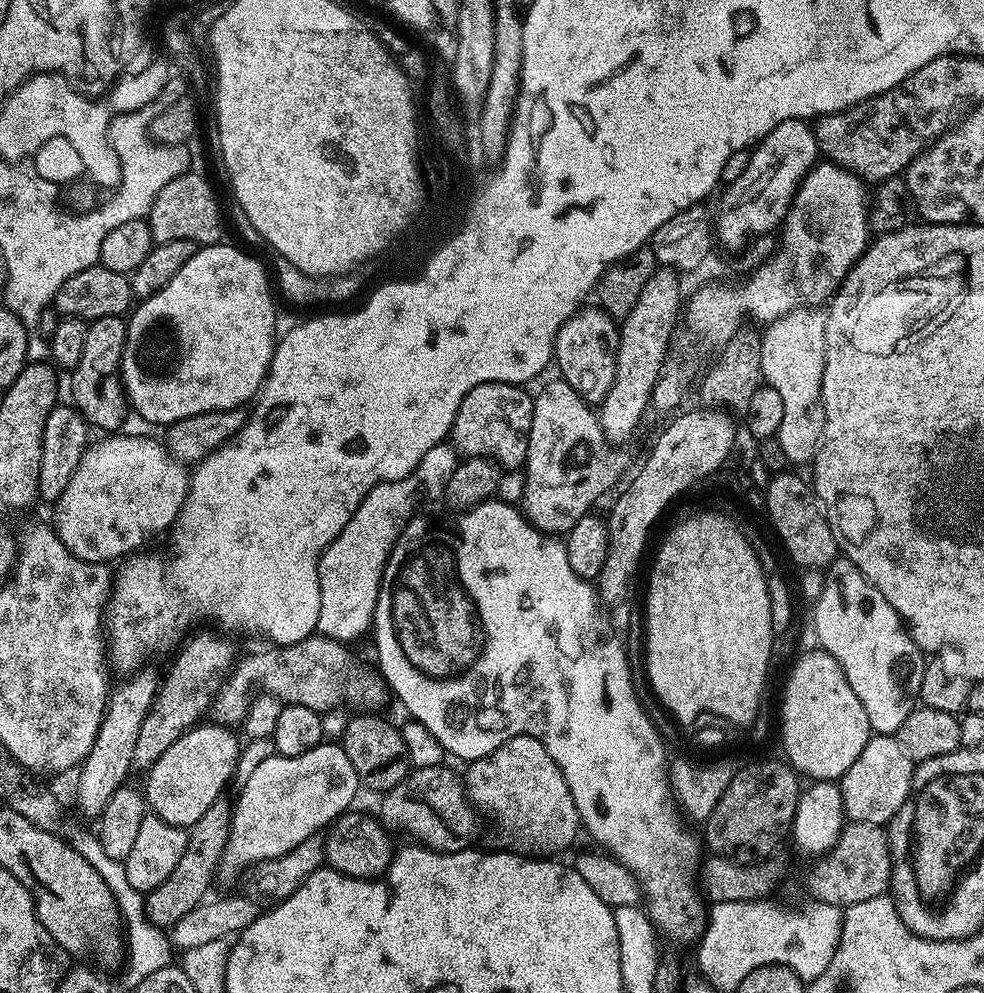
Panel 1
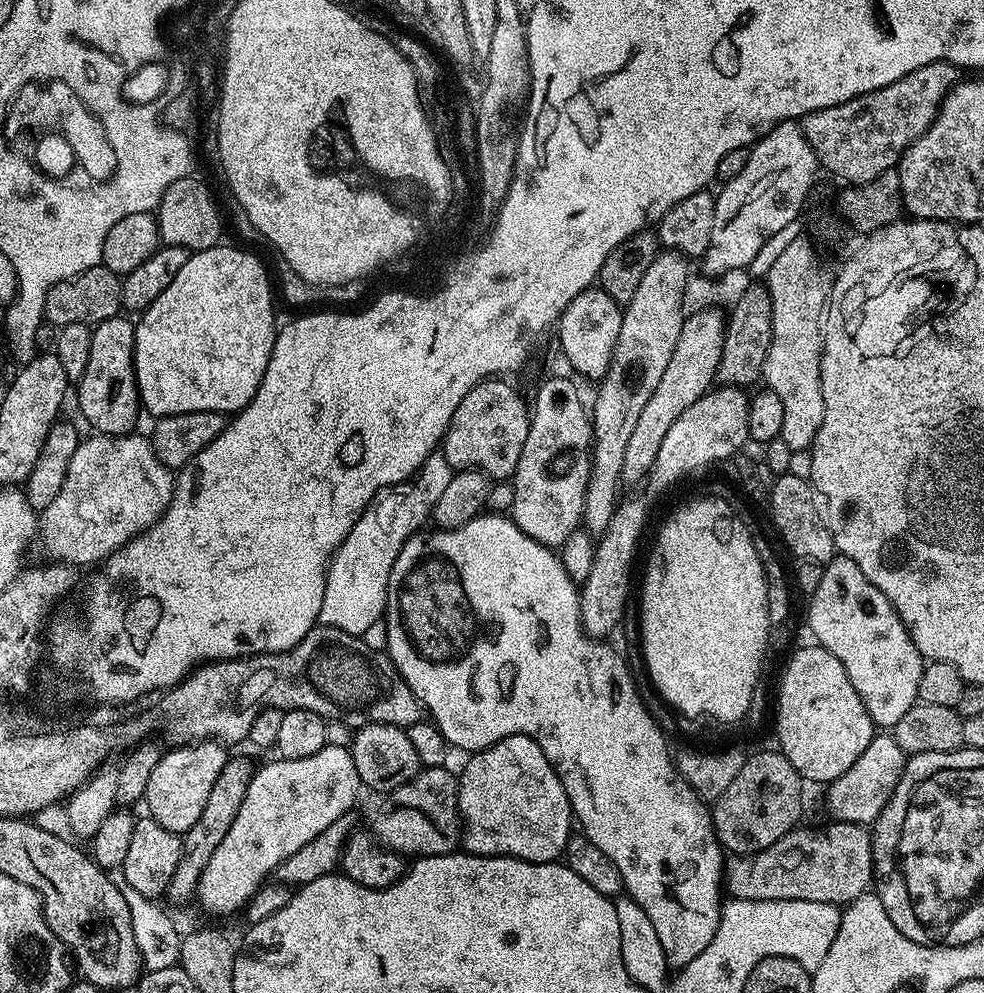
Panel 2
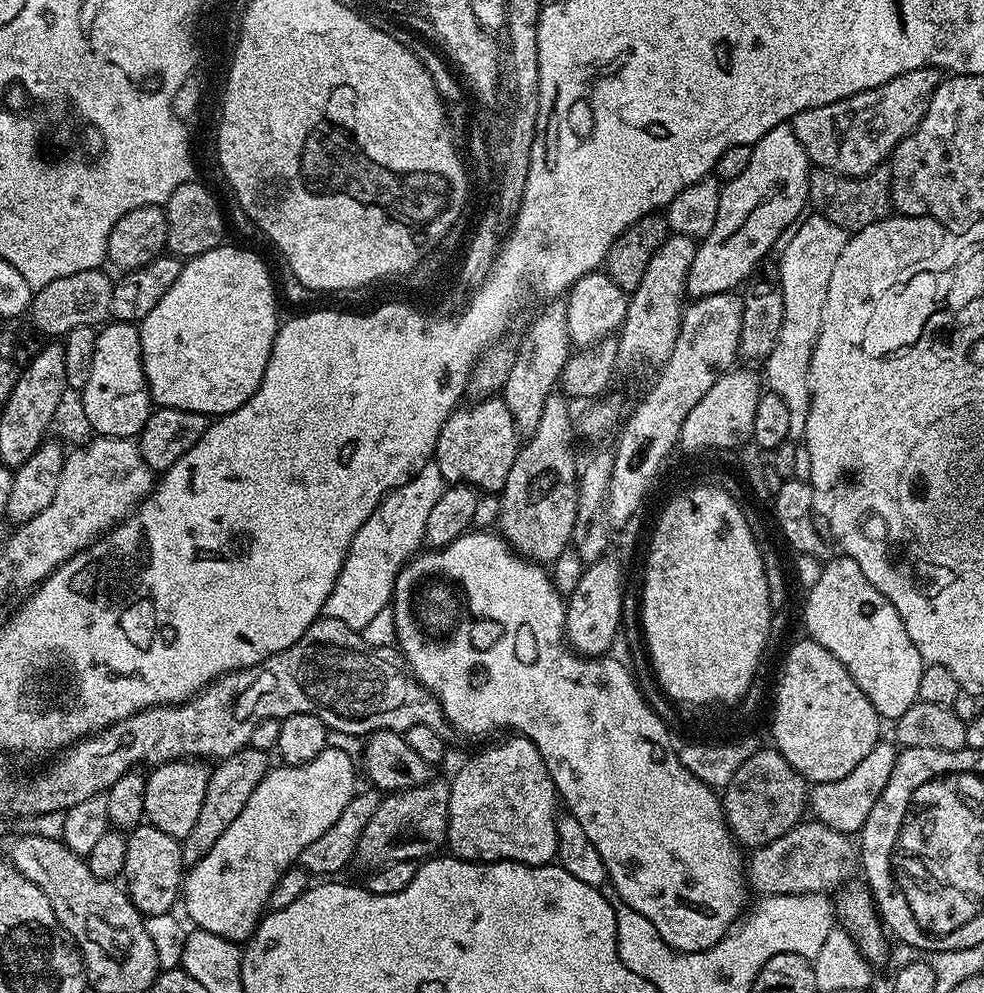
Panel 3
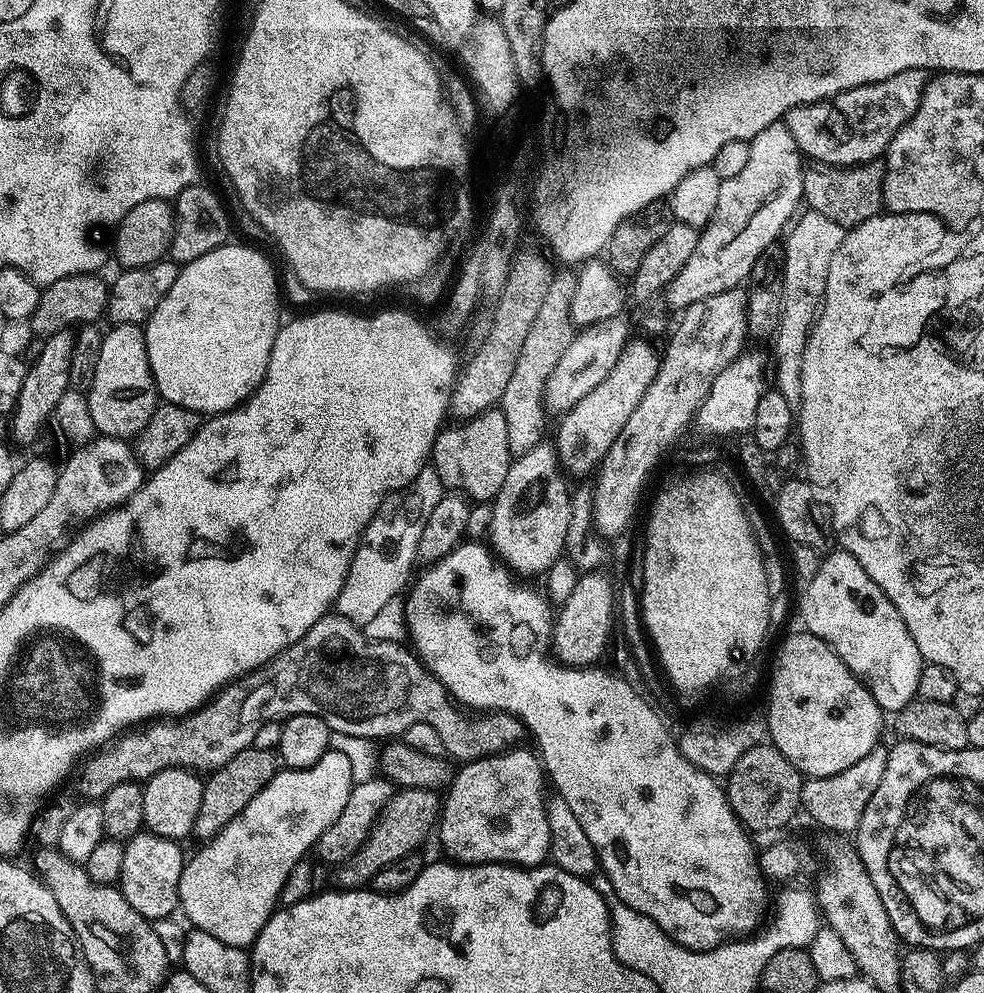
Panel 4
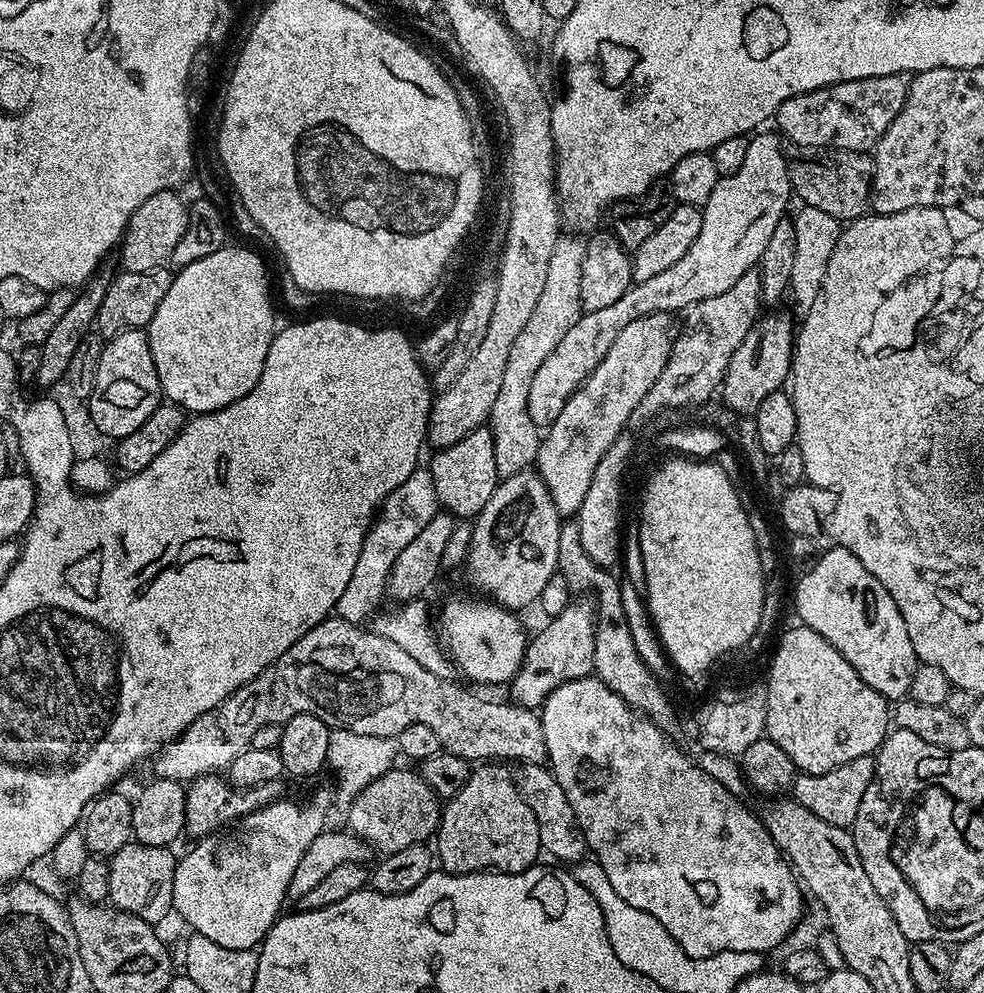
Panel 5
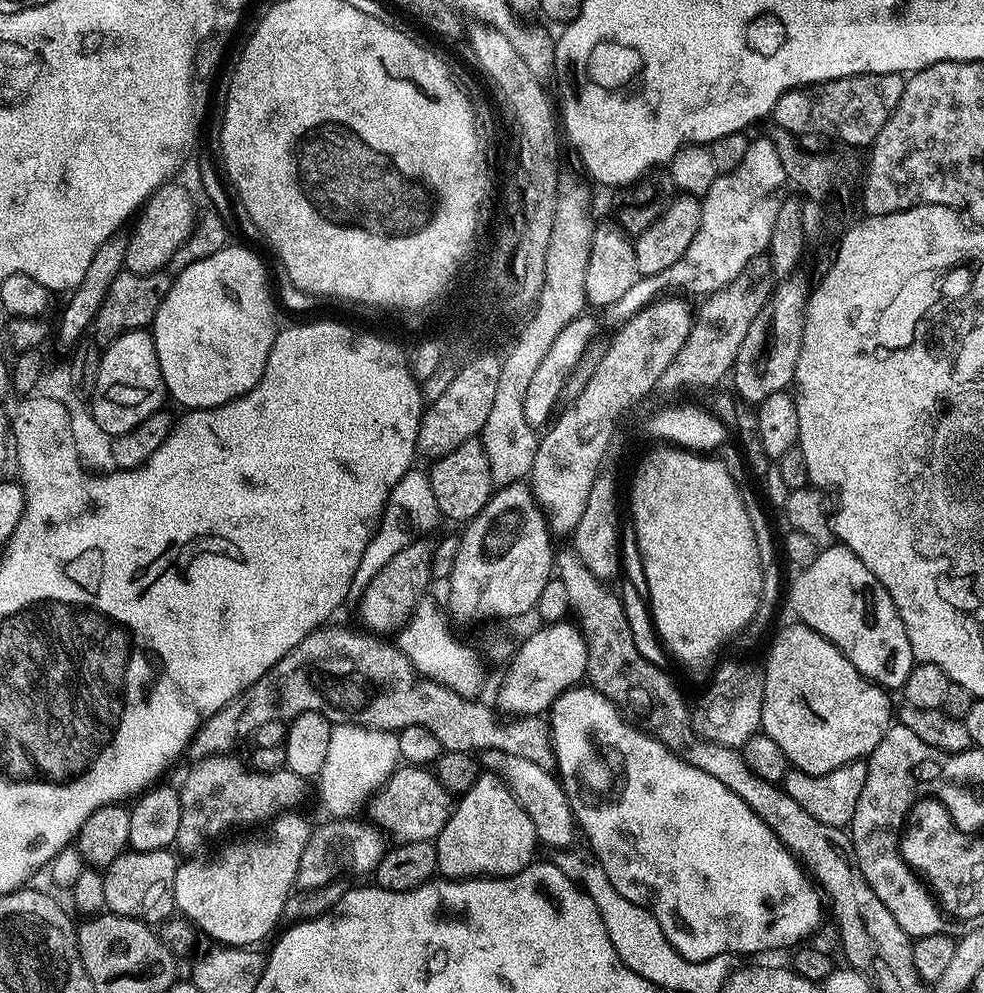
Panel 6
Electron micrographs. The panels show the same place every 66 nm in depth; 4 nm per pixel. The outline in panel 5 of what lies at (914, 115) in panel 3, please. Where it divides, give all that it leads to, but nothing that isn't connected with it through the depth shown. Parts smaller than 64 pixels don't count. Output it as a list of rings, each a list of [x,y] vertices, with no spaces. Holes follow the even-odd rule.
[[[903,72],[827,84],[824,88],[803,92],[786,102],[782,102],[782,106],[778,106],[776,111],[774,124],[777,124],[775,127],[785,141],[793,140],[794,143],[801,144],[804,148],[832,147],[840,148],[841,153],[868,152],[875,149],[876,144],[882,138],[882,134],[886,134],[890,122],[894,122],[894,118],[898,118],[911,85],[911,79]]]

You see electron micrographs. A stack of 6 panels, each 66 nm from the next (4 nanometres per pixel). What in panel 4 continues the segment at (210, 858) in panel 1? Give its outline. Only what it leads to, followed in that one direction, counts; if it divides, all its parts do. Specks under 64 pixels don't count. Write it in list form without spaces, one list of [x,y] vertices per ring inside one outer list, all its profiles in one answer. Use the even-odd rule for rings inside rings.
[[[249,746],[246,750],[234,754],[234,758],[230,758],[230,762],[215,769],[204,780],[202,806],[198,806],[198,818],[192,827],[193,833],[197,837],[200,835],[201,841],[211,840],[223,830],[226,822],[234,819],[248,805],[250,798],[254,798],[254,794],[258,794],[264,789],[266,782],[270,782],[270,778],[274,778],[277,771],[278,756],[273,749]]]

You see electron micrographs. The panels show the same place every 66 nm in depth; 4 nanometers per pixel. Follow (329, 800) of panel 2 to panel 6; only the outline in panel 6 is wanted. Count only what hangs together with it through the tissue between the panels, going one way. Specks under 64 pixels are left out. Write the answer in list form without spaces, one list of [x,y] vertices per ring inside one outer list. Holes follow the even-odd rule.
[[[296,815],[276,817],[265,836],[240,840],[205,864],[196,860],[200,858],[185,859],[188,861],[176,869],[172,891],[172,900],[184,915],[181,917],[220,946],[247,948],[266,939],[282,920],[284,905],[297,887],[296,875],[310,824]]]

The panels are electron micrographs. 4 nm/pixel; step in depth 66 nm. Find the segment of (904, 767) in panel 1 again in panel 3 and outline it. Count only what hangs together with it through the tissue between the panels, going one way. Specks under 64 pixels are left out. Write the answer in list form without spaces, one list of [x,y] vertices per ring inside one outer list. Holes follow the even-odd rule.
[[[878,742],[873,746],[870,754],[866,754],[866,758],[862,758],[862,762],[858,762],[858,766],[854,766],[854,770],[846,774],[846,778],[811,785],[810,812],[812,810],[811,815],[815,819],[839,832],[859,833],[870,810],[874,810],[874,802],[878,802],[882,790],[886,790],[886,782],[890,782],[890,774],[894,770],[898,755],[897,745],[892,742],[884,743]]]

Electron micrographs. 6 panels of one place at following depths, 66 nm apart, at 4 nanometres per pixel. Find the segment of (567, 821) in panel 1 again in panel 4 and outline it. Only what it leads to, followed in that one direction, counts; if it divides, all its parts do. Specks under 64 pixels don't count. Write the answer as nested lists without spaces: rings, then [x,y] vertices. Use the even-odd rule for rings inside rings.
[[[517,746],[509,748],[507,752],[499,752],[493,756],[483,756],[477,760],[469,760],[461,763],[455,769],[452,783],[446,789],[446,795],[442,800],[442,807],[438,817],[438,833],[440,832],[440,844],[444,847],[445,857],[462,864],[510,864],[521,868],[534,868],[549,859],[548,847],[550,846],[550,822],[548,821],[548,811],[546,809],[544,784],[546,788],[546,773],[542,767],[542,761],[531,747]]]

